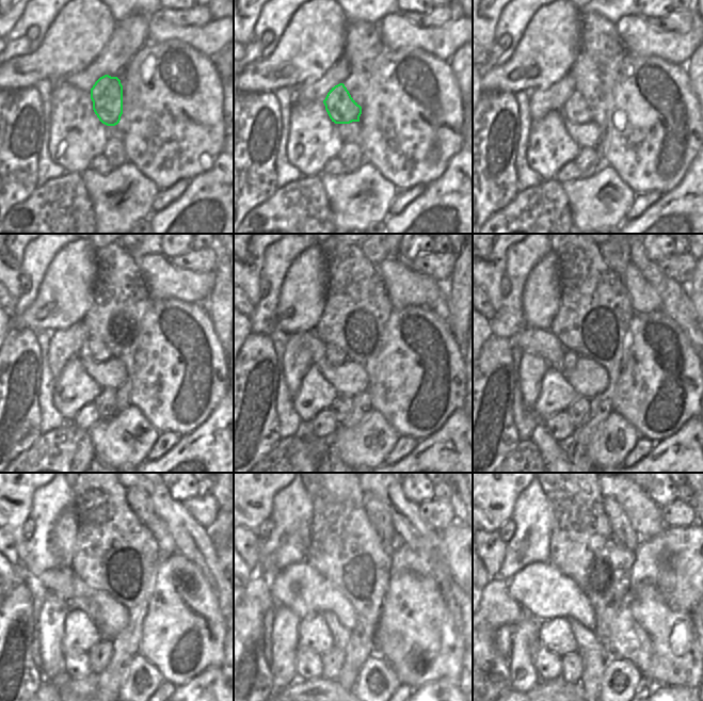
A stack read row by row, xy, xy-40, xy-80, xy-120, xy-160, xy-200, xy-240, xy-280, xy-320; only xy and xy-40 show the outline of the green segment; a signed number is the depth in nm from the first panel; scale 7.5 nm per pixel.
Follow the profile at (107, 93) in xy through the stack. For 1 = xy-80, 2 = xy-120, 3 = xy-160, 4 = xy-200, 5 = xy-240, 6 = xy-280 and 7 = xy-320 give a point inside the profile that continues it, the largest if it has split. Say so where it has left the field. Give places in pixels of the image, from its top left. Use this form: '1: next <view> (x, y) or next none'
1: next xy-80 (576, 109)
2: next xy-120 (98, 351)
3: next xy-160 (335, 355)
4: next xy-200 (571, 357)
5: next xy-240 (86, 605)
6: next xy-280 (341, 636)
7: next xy-320 (593, 657)

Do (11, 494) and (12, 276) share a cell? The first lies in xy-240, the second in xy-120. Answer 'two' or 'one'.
one

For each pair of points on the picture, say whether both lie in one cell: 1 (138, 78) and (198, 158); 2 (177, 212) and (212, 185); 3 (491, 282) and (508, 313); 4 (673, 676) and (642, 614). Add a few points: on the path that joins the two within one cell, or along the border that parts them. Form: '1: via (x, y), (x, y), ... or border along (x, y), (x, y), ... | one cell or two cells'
1: via (158, 98), (171, 116), (172, 126), (179, 138) | one cell
2: via (186, 206), (204, 193) | one cell
3: border along (504, 298), (500, 307), (496, 312) | two cells
4: via (673, 660), (673, 644), (658, 630) | one cell

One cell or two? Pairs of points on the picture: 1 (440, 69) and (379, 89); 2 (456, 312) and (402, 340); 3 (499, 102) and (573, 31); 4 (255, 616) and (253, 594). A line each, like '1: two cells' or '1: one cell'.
1: one cell
2: two cells
3: two cells
4: two cells

